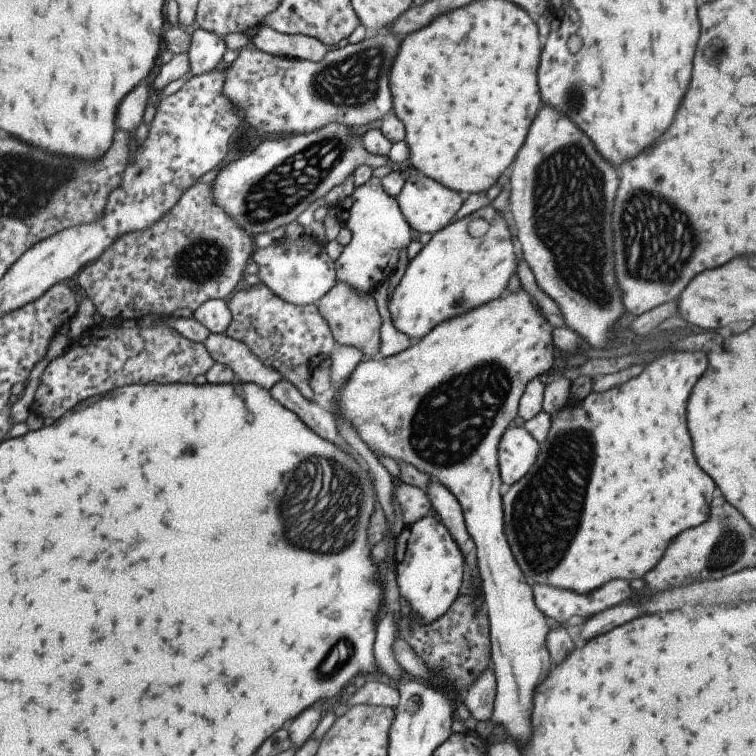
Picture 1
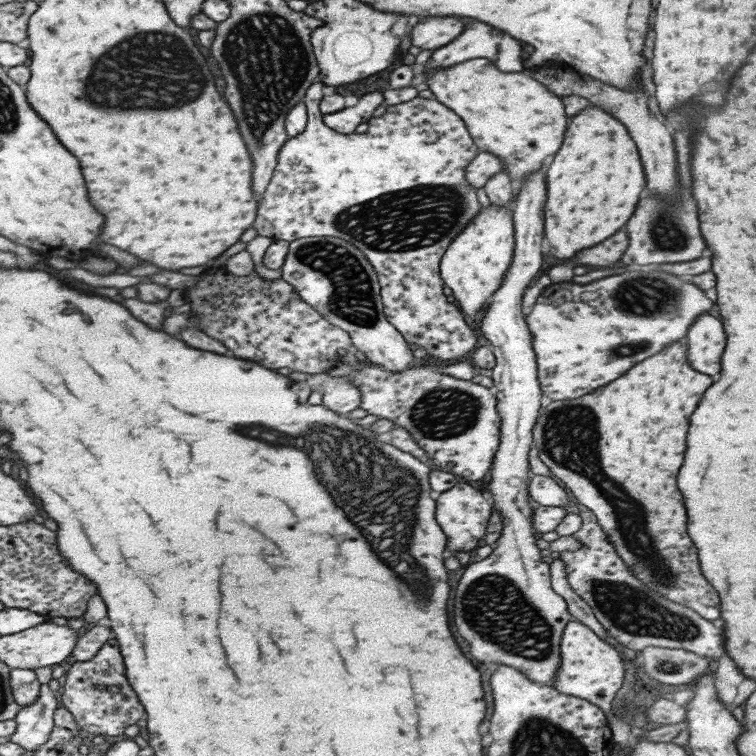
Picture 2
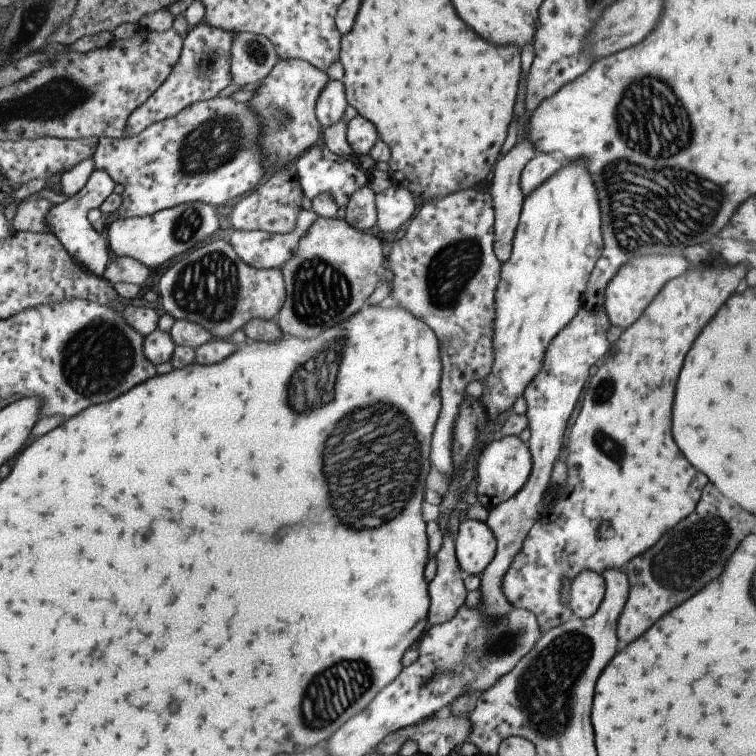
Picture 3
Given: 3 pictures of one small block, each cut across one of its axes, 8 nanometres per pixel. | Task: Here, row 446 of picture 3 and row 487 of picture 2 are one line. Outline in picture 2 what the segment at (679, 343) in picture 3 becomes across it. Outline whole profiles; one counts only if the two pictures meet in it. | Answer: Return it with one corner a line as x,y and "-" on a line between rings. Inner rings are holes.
674,342
672,346
668,346
668,350
662,350
660,354
654,354
650,358
646,358
644,362
632,366
632,370
628,370
622,378
616,378
616,382
610,382
608,386
594,389
591,393
575,399
564,399
559,401
548,401
543,403
543,407
539,412
534,430
533,444
537,448
539,457
542,462
548,466
549,472
554,476
558,476
566,488
570,488
570,492
580,504
584,504
590,509
597,518
601,529
607,534
608,540
614,545
620,558
630,567
634,576
644,582
649,590
656,592
660,596
665,596
669,601
677,602
682,606
688,606
690,610
696,611
702,618
712,621
720,618
720,598
716,594
716,590
706,582
706,578
700,572
700,563
698,562
698,550
694,546
694,542
690,540
688,532
686,532
686,506
684,506
684,498
676,486
676,476
678,470
684,462
684,452
686,452
686,434
688,434
688,422
690,416
696,408
696,404
700,402
702,394
708,390
708,386
712,386
712,378
706,374
698,374
694,368
690,368
688,358
686,358
686,344
682,342

